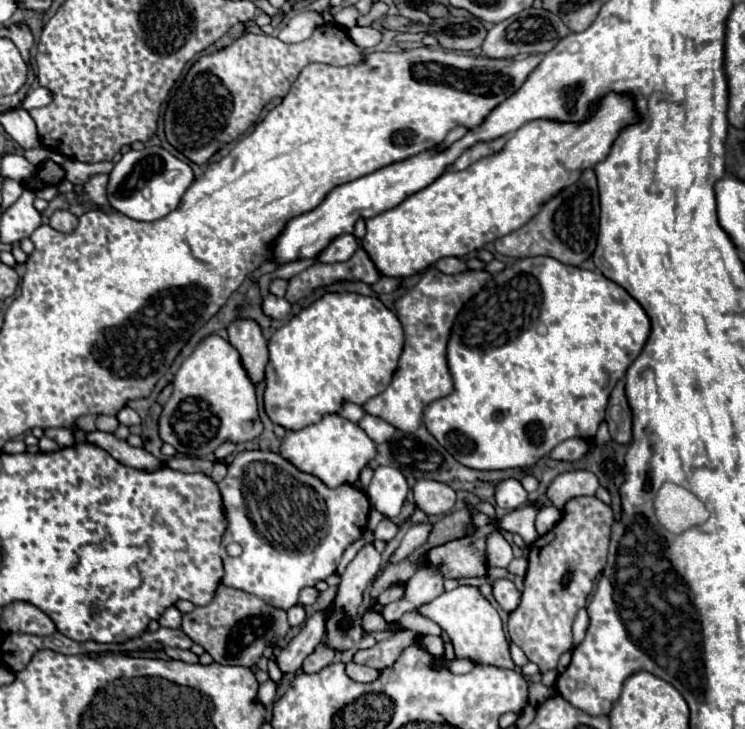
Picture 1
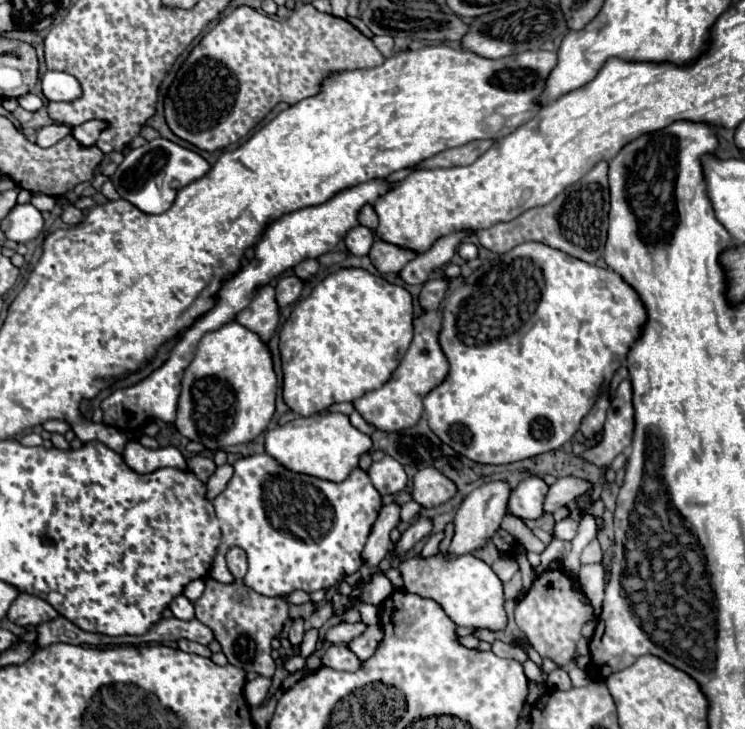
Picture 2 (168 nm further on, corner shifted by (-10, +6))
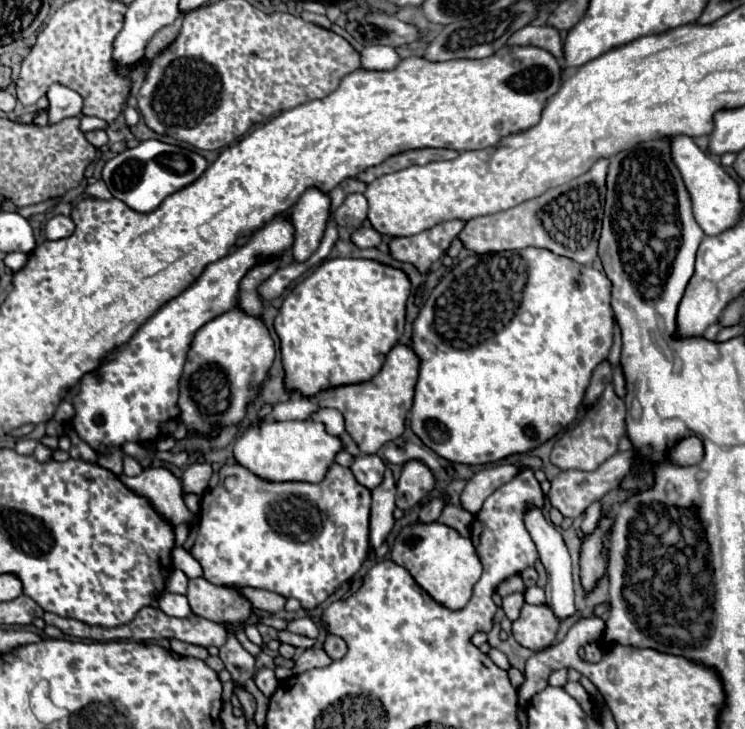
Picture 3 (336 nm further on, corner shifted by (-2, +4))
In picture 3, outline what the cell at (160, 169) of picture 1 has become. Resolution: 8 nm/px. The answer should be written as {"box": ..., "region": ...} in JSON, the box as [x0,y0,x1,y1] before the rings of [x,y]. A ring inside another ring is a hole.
{"box":[103,139,207,213],"region":[[[149,139],[133,149],[121,151],[111,161],[107,161],[103,167],[103,181],[115,199],[139,213],[149,213],[155,211],[167,195],[193,183],[205,169],[207,161],[195,151]]]}

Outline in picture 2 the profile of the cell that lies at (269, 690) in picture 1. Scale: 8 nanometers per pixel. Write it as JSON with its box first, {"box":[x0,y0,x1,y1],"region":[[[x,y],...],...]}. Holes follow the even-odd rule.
{"box":[245,677,271,707],"region":[[[257,677],[257,679],[247,681],[245,683],[245,701],[251,707],[261,705],[261,701],[265,699],[265,695],[269,691],[269,685],[271,685],[271,679],[267,679],[267,677]]]}

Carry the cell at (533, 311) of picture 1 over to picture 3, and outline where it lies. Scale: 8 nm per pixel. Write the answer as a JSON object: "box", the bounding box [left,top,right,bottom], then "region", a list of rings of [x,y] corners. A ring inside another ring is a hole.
{"box":[411,247,613,465],"region":[[[525,247],[519,251],[503,251],[503,253],[487,253],[487,255],[471,255],[463,259],[457,267],[453,267],[439,285],[425,299],[417,321],[413,323],[413,349],[421,359],[421,371],[415,387],[415,401],[411,407],[411,429],[415,435],[437,455],[445,457],[453,463],[469,463],[469,465],[487,465],[497,463],[515,453],[527,453],[563,429],[567,429],[579,411],[585,389],[589,385],[593,369],[609,357],[609,349],[613,345],[613,311],[611,311],[611,281],[607,275],[593,267],[585,267],[575,263],[573,259],[559,257],[547,249]]]}

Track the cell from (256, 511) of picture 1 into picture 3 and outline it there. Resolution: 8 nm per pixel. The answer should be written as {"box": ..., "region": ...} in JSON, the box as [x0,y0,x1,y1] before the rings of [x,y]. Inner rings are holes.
{"box":[189,463,371,609],"region":[[[239,463],[223,465],[219,469],[219,485],[215,489],[207,489],[203,493],[203,497],[201,497],[199,533],[197,533],[197,539],[195,539],[189,553],[201,563],[203,577],[213,585],[267,589],[267,591],[275,591],[275,593],[279,593],[283,597],[295,597],[295,599],[301,601],[301,605],[305,609],[313,609],[321,601],[325,601],[339,585],[349,581],[361,569],[361,565],[363,565],[363,561],[367,557],[367,551],[369,551],[369,507],[371,507],[371,491],[357,483],[357,479],[355,479],[355,475],[351,475],[349,467],[341,467],[337,463],[331,465],[331,469],[329,469],[327,477],[323,479],[323,483],[273,483],[273,481],[257,477],[255,473],[251,473],[249,469],[245,469]]]}

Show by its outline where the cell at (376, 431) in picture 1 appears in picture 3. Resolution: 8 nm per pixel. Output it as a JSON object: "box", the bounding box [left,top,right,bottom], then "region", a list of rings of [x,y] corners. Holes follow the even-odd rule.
{"box":[311,409,345,435],"region":[[[319,409],[311,419],[321,421],[327,427],[327,433],[331,435],[341,435],[345,431],[345,419],[335,409]]]}

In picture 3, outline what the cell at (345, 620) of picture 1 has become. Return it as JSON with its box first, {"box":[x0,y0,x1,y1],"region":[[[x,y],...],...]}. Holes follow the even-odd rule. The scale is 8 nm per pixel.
{"box":[369,469,395,549],"region":[[[387,469],[385,481],[373,491],[373,503],[371,503],[371,531],[369,531],[369,545],[371,549],[379,549],[379,545],[385,541],[385,537],[391,533],[395,525],[395,481],[391,477],[391,471]]]}

